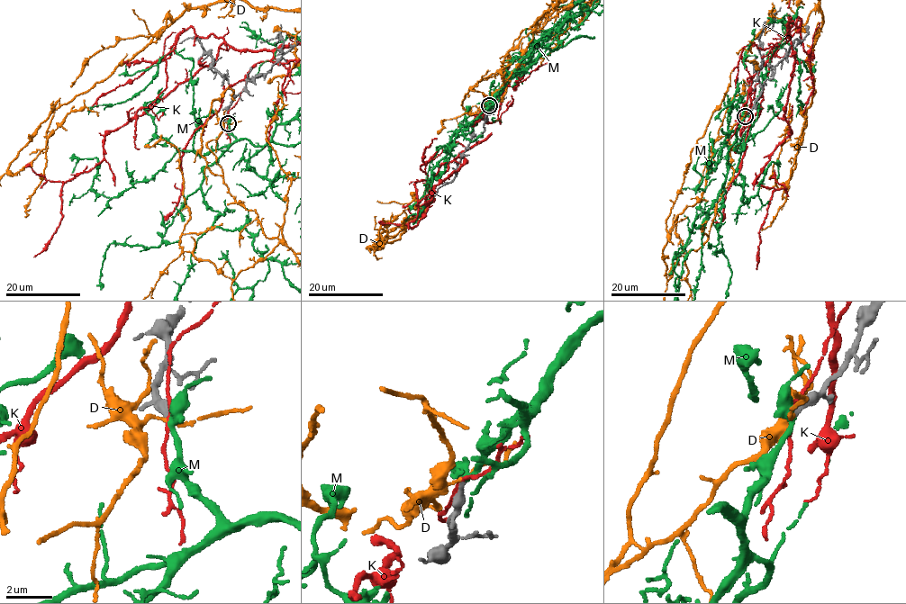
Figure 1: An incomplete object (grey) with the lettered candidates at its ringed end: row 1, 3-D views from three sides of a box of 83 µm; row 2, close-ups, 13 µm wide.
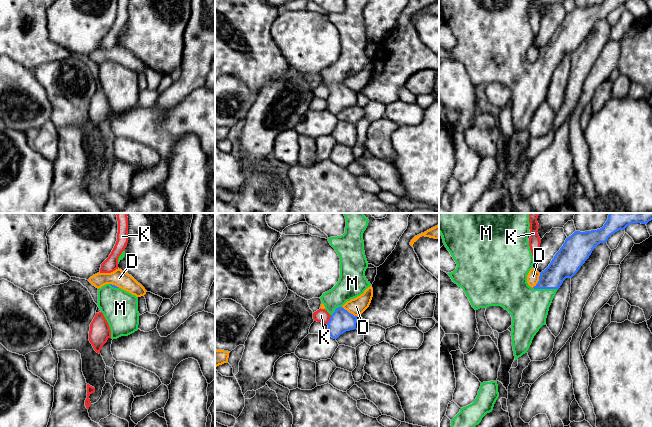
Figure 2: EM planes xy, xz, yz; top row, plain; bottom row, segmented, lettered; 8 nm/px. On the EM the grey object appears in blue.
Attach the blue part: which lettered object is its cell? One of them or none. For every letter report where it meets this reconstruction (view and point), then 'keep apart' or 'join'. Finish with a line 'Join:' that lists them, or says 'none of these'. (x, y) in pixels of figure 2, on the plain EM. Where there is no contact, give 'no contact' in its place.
D: meets blue in yz at (539, 56); keep apart
K: meets blue in xz at (330, 95); keep apart
M: meets blue in yz at (545, 64); join
Join: M

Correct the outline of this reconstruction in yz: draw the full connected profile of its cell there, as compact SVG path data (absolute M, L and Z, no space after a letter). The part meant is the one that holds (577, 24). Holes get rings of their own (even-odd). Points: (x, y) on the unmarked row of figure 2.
M439 0L439 9L443 19L455 36L457 43L447 49L452 57L463 65L475 86L489 82L501 82L512 93L512 122L515 136L527 129L532 116L539 105L546 100L549 83L557 66L566 54L572 54L589 34L594 24L600 19L606 19L608 14L619 6L625 6L630 0L604 0L597 6L575 7L567 13L565 19L555 30L549 42L540 49L538 59L532 64L527 59L527 51L533 44L528 11L530 0Z

